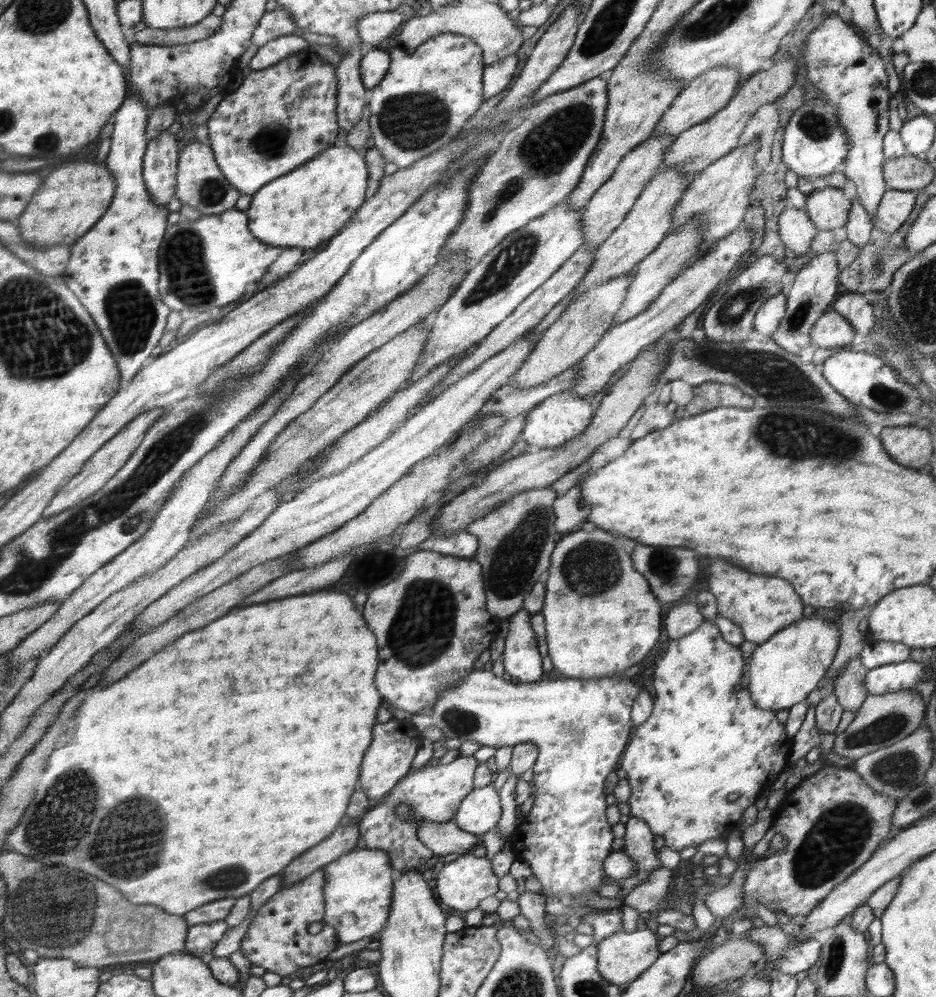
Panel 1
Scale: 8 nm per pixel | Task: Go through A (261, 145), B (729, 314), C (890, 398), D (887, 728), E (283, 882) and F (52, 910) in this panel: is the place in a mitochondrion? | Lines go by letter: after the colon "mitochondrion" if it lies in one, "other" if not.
A: mitochondrion
B: mitochondrion
C: mitochondrion
D: mitochondrion
E: other
F: mitochondrion

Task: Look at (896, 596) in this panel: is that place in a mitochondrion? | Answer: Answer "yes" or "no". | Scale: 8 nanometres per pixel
no

